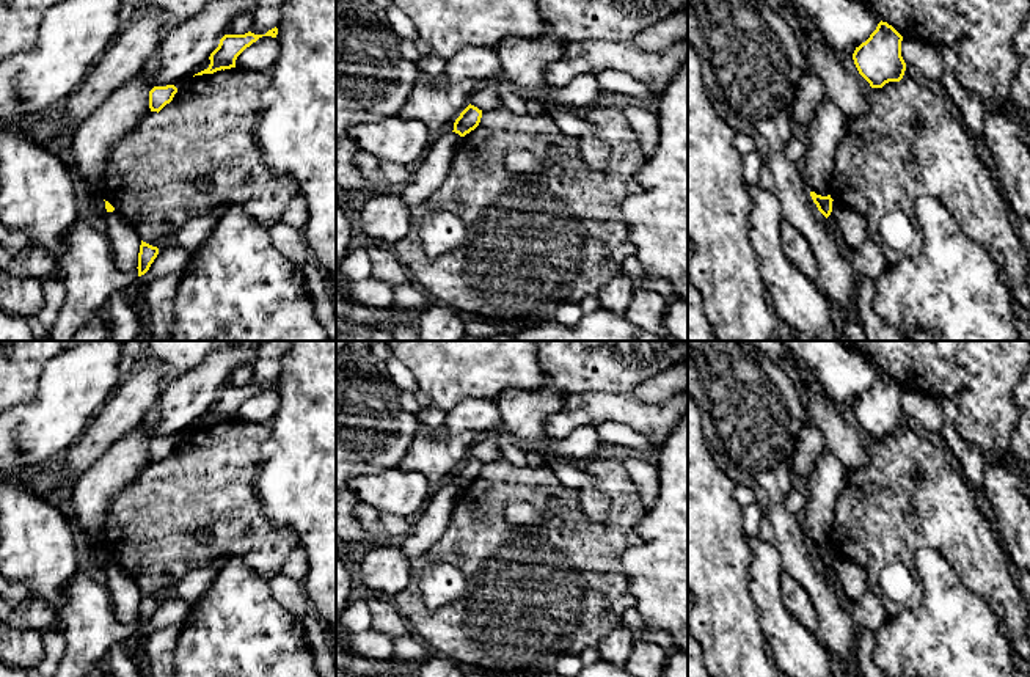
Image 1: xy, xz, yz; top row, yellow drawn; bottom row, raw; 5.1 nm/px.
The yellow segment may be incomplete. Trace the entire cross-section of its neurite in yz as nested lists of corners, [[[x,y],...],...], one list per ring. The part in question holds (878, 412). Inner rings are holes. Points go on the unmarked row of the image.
[[[881,372],[870,390],[856,399],[854,416],[871,440],[882,440],[903,430],[906,415],[901,408],[901,393],[903,388]]]

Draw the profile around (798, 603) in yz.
[[[782,570],[780,573],[780,594],[782,603],[788,614],[799,622],[804,628],[816,628],[816,611],[810,595],[805,592],[801,583],[798,583],[790,573]]]

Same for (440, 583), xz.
[[[433,562],[416,576],[426,606],[438,608],[466,595],[468,586],[458,567]]]

